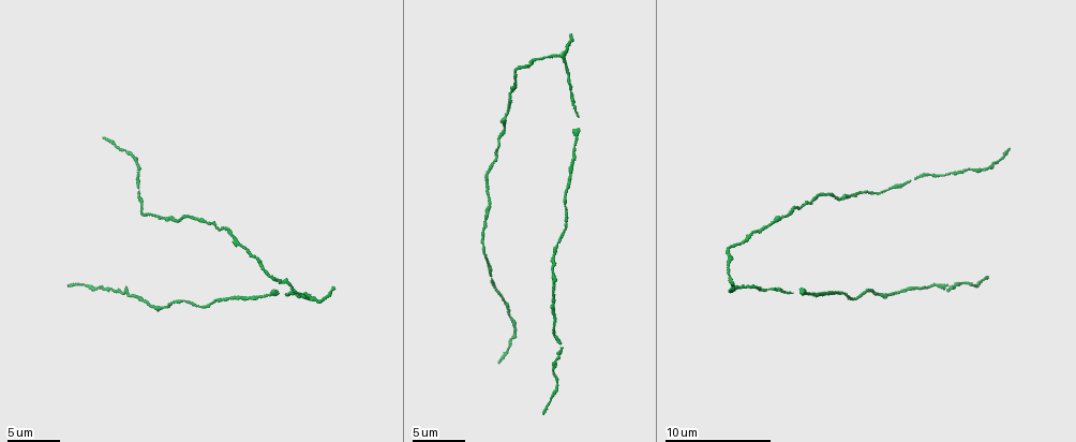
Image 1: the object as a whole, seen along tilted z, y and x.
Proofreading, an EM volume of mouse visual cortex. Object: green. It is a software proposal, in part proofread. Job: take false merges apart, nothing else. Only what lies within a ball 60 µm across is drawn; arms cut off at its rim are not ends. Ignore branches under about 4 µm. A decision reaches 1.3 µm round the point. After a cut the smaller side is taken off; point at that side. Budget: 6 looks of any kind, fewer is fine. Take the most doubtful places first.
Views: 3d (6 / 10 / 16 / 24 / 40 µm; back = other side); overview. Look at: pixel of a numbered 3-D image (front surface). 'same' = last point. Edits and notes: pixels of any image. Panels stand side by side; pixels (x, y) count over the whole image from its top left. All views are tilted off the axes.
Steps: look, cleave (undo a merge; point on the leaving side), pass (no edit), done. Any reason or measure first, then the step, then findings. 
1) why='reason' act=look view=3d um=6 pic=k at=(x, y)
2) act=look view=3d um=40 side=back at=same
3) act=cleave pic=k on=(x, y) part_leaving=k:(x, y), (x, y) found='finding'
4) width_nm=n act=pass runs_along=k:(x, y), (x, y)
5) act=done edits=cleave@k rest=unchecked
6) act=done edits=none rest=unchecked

why='thin neck' act=look view=3d um=6 pic=1 at=(561, 347)

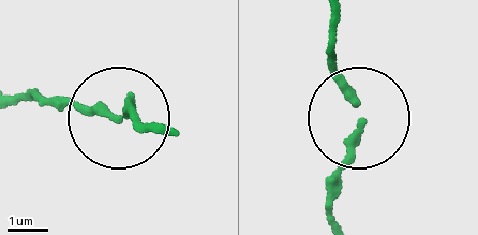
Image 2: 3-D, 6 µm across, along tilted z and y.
width_nm=200 act=pass runs_along=2:(163, 127), (125, 111), (33, 98) found='continuous, no second neuron'

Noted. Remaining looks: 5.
why='narrows sharply' act=look view=3d um=16 pic=1 at=(555, 296)

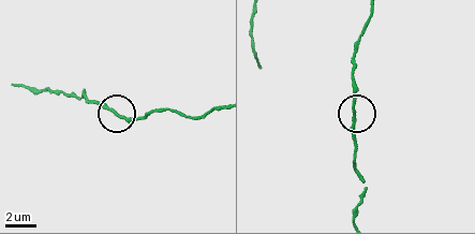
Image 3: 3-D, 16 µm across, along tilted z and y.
act=pass runs_along=3:(371, 11), (352, 74), (353, 150) found='all the same neuron'

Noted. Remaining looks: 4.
why='thin neck' act=look view=3d um=10 pic=1 at=(791, 293)

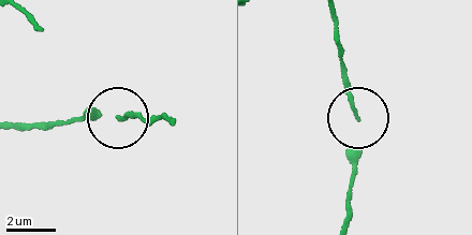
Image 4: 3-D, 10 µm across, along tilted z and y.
act=pass runs_along=4:(168, 119), (77, 116) found='all the same neuron'

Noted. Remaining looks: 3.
act=done edits=none rest=unchecked

